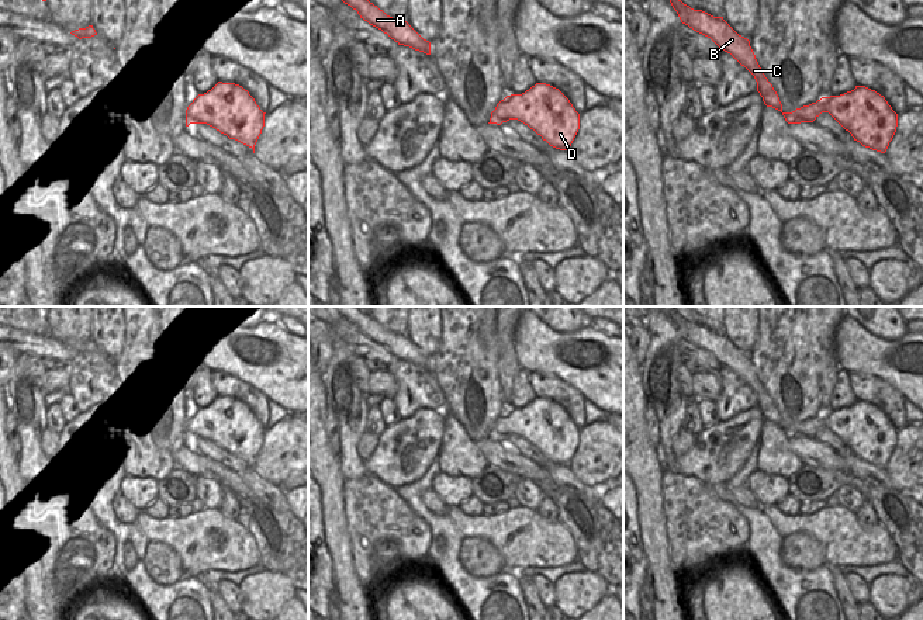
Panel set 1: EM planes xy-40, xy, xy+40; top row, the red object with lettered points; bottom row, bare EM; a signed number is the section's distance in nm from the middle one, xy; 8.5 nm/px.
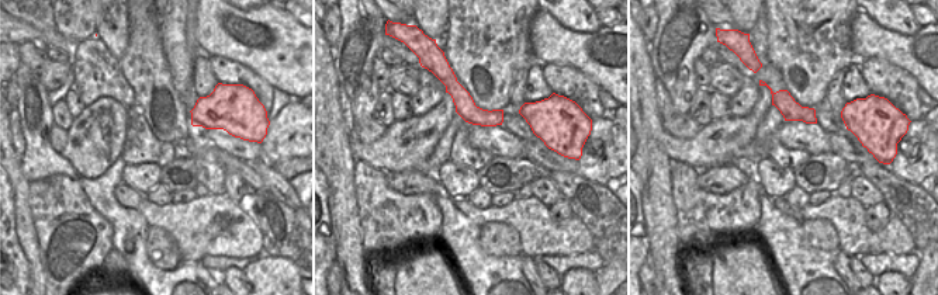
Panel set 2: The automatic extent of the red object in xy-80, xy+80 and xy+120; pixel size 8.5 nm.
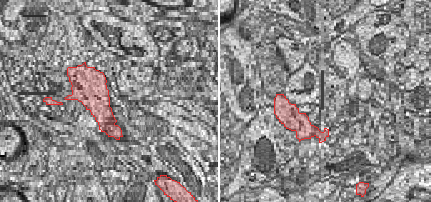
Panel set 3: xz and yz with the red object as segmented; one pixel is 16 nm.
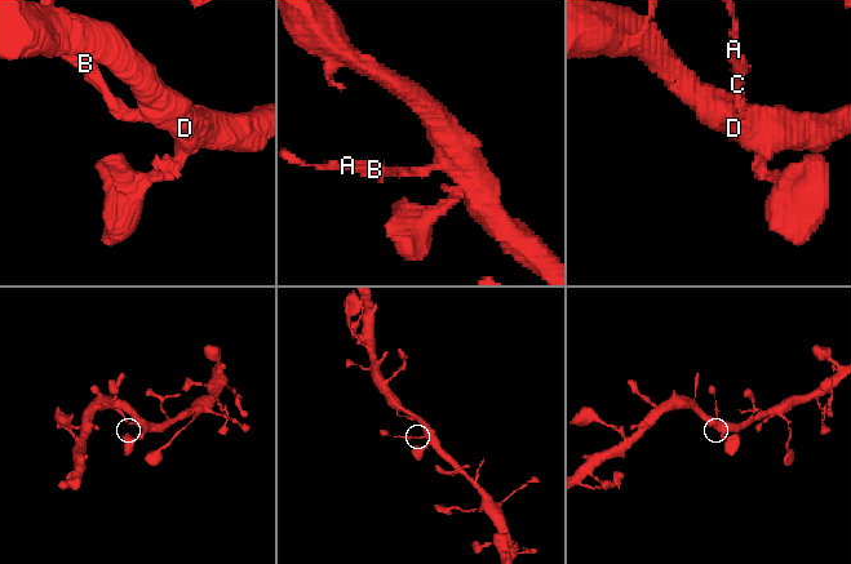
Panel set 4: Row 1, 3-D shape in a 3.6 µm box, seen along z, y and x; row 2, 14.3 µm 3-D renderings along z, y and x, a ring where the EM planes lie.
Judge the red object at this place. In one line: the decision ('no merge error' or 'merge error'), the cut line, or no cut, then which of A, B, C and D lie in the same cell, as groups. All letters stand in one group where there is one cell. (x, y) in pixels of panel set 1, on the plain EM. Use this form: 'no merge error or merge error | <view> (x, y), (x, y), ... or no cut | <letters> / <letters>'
merge error | xy (503, 415), (498, 432), (490, 437) | A B C / D

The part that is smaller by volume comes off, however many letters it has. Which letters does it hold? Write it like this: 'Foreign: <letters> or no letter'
Foreign: A, B, C

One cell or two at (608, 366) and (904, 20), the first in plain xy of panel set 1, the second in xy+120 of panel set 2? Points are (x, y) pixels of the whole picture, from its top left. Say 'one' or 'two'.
two

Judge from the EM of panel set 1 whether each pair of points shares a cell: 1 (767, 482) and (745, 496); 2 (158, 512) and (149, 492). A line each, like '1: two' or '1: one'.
1: two
2: two

